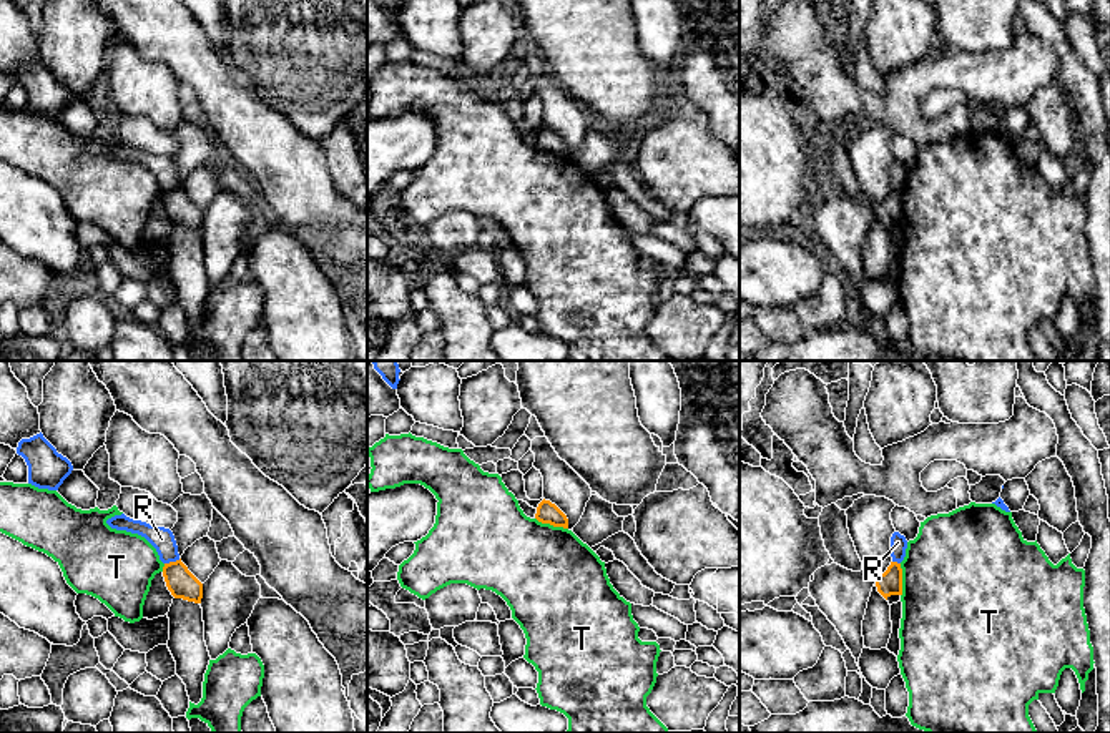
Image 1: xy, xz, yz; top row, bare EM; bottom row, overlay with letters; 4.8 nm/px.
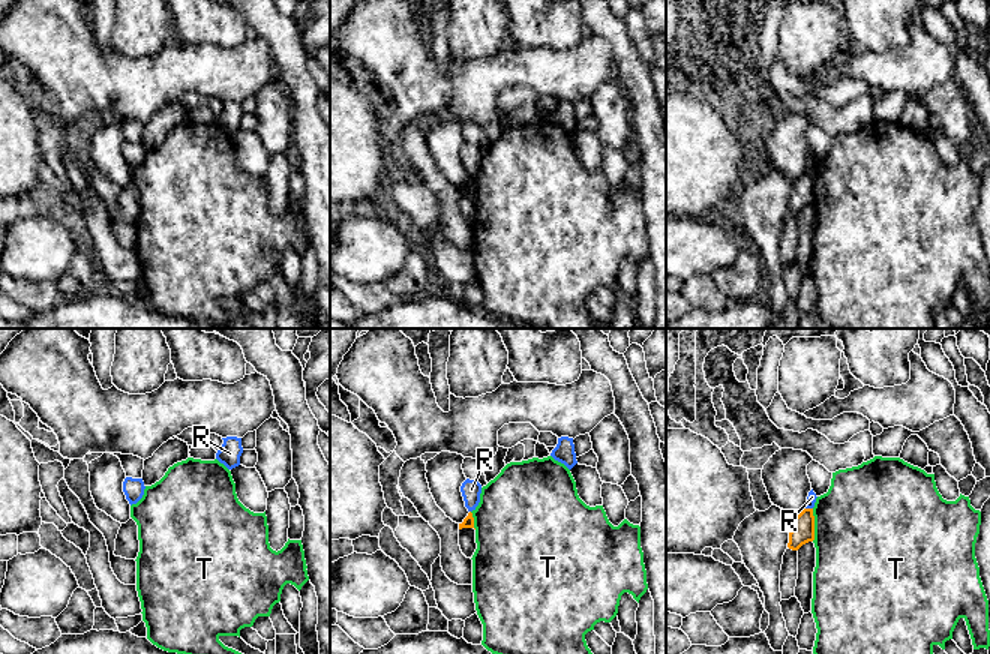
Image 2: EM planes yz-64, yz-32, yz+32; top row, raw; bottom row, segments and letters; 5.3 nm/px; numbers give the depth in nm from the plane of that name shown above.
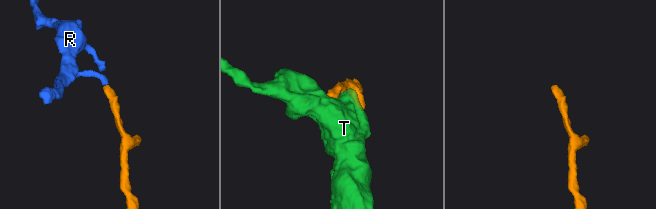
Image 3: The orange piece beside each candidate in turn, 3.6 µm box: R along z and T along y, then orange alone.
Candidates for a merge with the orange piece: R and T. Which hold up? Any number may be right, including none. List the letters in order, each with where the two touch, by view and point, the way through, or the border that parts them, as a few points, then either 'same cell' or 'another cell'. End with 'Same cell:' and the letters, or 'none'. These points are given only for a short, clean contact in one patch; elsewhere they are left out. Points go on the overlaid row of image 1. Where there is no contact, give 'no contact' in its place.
R: meets orange in xy at (171, 562); border along xy (180, 559), (165, 564); another cell
T: meets orange in xz at (552, 524); another cell
Same cell: none

